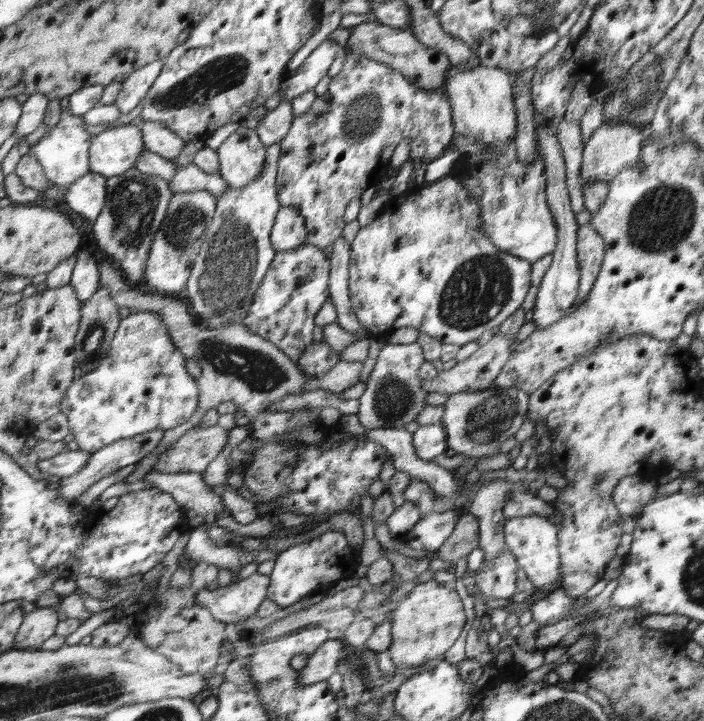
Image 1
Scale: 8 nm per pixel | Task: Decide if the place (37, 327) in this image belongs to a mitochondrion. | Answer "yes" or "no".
no

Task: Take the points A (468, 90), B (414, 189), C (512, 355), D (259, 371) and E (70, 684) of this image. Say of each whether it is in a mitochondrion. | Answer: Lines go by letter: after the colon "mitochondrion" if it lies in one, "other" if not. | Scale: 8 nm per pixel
A: other
B: other
C: other
D: mitochondrion
E: mitochondrion

